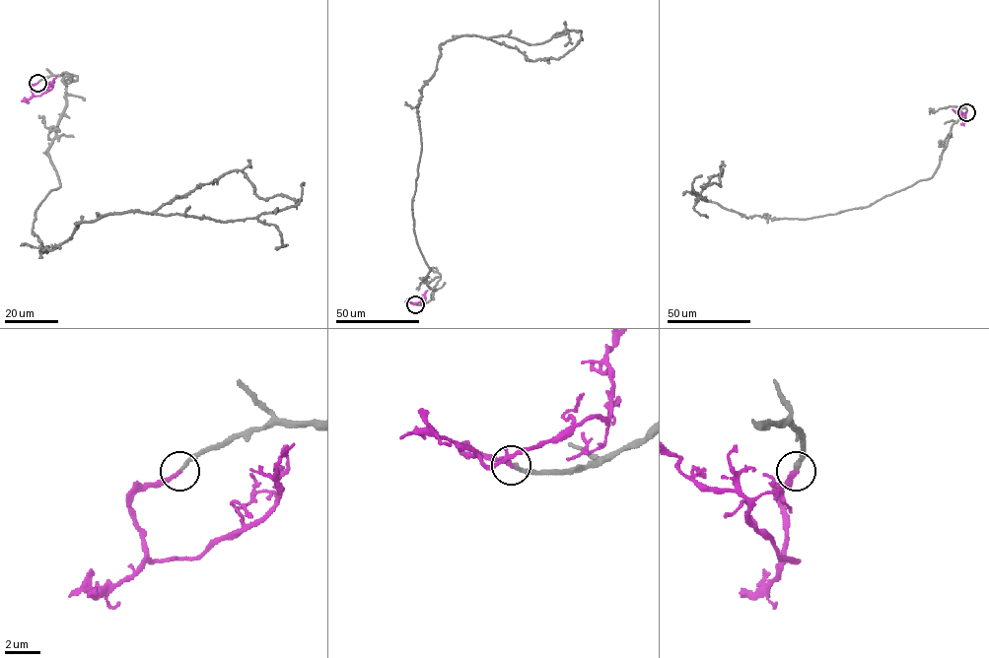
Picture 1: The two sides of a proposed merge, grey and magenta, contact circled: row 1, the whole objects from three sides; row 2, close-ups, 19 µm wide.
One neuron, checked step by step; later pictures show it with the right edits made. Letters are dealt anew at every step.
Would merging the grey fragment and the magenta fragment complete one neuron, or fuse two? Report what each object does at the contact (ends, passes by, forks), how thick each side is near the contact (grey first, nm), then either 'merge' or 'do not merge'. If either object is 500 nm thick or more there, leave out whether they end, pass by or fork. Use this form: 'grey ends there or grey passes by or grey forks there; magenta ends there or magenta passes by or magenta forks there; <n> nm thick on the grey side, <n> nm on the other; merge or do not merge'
grey ends there; magenta ends there; 240 nm thick on the grey side, 240 nm on the other; merge

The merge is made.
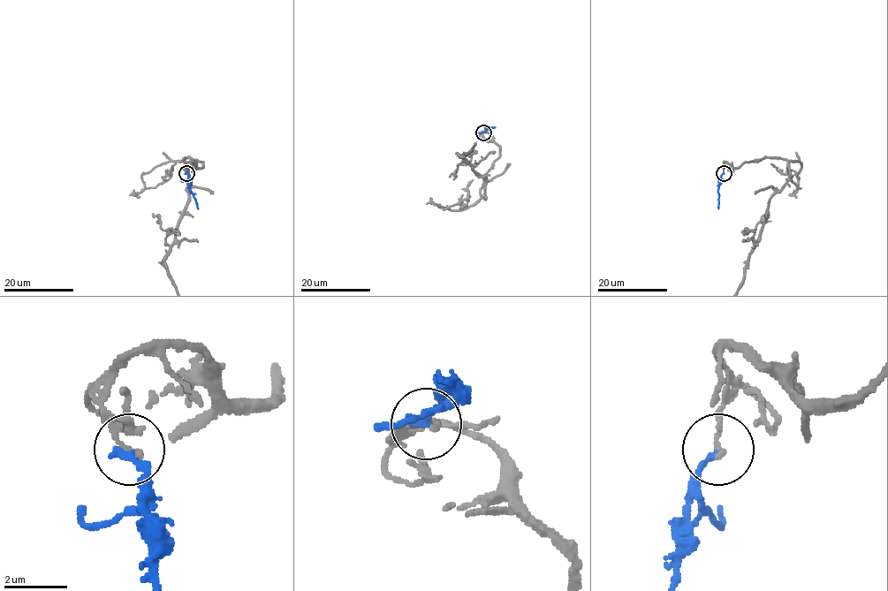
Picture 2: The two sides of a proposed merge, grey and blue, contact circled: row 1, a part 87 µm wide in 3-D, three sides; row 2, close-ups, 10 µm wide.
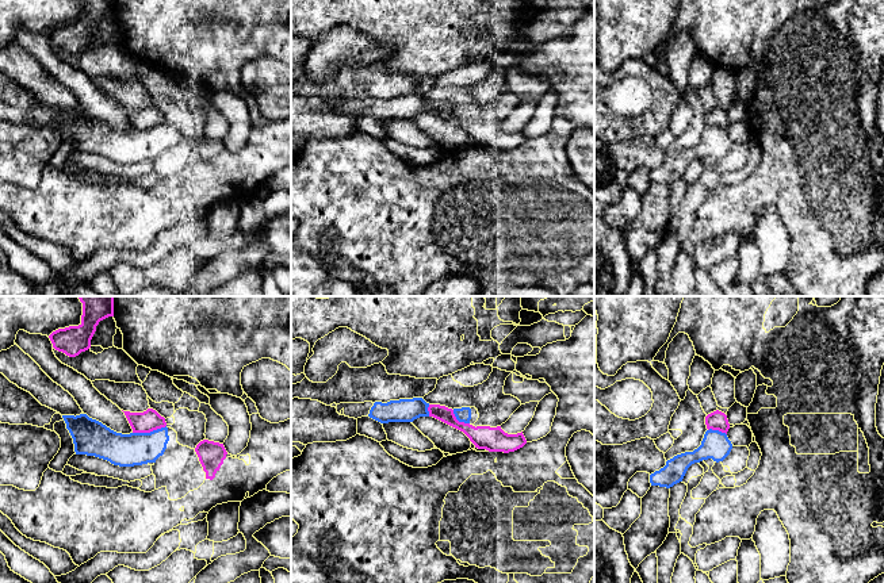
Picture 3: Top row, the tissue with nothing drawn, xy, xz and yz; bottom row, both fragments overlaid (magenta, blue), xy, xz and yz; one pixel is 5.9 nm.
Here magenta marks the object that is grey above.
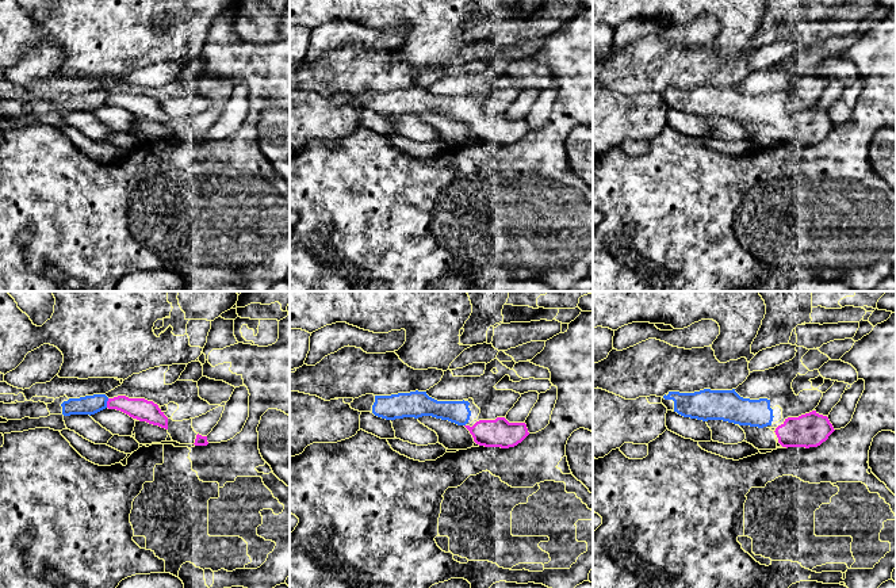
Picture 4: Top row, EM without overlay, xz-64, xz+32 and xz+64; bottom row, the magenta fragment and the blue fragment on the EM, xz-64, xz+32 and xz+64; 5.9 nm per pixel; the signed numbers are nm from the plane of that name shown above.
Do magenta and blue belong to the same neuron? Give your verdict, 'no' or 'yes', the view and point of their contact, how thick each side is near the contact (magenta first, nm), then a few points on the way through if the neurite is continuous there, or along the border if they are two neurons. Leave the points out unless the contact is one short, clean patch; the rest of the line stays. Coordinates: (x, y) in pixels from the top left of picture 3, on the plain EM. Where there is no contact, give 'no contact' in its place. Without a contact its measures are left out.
no; contact xy (149, 129); calibres 130 and 190 nm; border xy (165, 122), (149, 129), (133, 130)

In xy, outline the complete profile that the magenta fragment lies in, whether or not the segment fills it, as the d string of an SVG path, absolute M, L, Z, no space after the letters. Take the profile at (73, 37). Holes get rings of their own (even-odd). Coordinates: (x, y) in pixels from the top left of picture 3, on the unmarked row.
M83 0L81 20L53 28L53 45L69 54L79 53L91 45L96 23L108 14L114 14L114 0Z

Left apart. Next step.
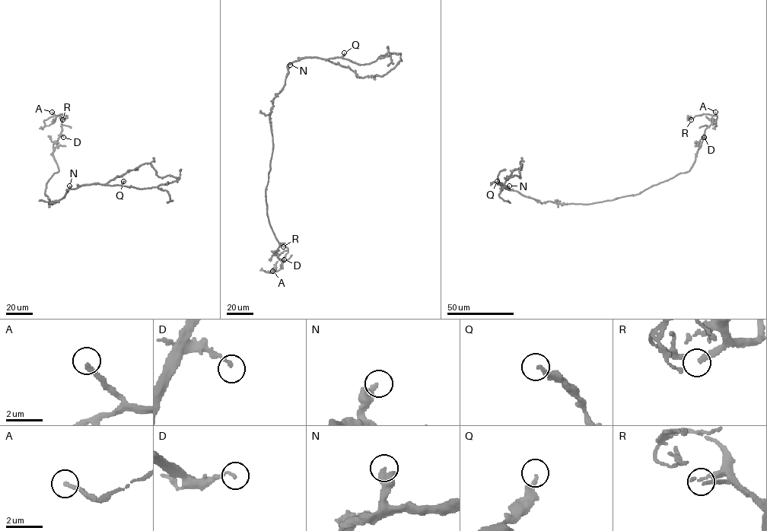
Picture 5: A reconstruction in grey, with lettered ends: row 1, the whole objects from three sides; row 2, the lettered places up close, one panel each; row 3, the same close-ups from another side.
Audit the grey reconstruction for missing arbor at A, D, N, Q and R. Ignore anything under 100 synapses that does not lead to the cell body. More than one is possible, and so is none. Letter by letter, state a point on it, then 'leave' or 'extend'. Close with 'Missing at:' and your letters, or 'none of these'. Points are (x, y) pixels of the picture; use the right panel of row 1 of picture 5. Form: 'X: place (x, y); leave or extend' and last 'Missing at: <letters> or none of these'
A: place (715, 112); extend
D: place (704, 137); leave
N: place (509, 186); leave
Q: place (497, 181); leave
R: place (691, 119); leave
Missing at: A

